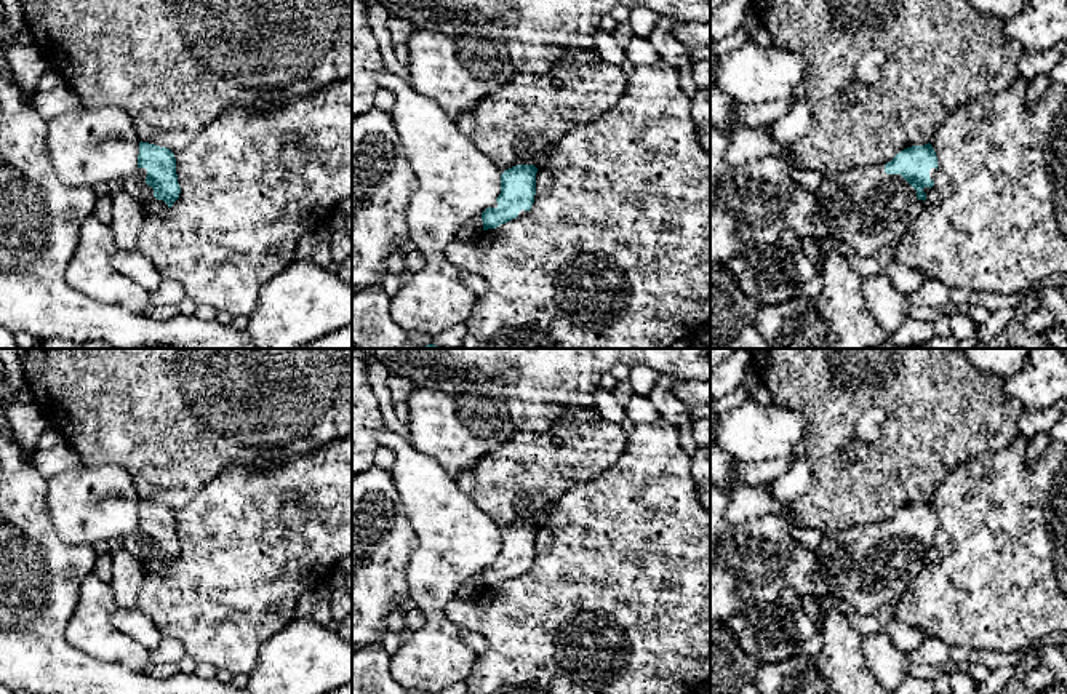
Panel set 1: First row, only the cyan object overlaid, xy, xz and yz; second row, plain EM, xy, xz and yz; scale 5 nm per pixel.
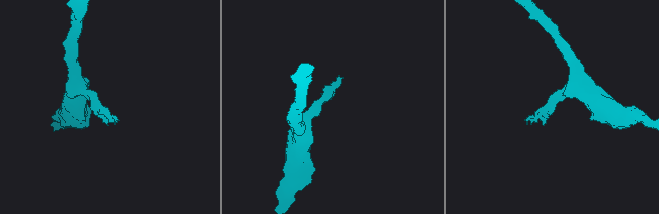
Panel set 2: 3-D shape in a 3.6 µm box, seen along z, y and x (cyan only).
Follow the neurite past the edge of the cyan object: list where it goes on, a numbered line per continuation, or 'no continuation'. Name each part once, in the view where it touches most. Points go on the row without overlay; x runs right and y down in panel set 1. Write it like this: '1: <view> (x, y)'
1: xy (135, 542)

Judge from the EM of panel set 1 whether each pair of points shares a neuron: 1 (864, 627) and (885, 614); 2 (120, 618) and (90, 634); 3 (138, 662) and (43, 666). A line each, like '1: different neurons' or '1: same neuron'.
1: same neuron
2: different neurons
3: different neurons

